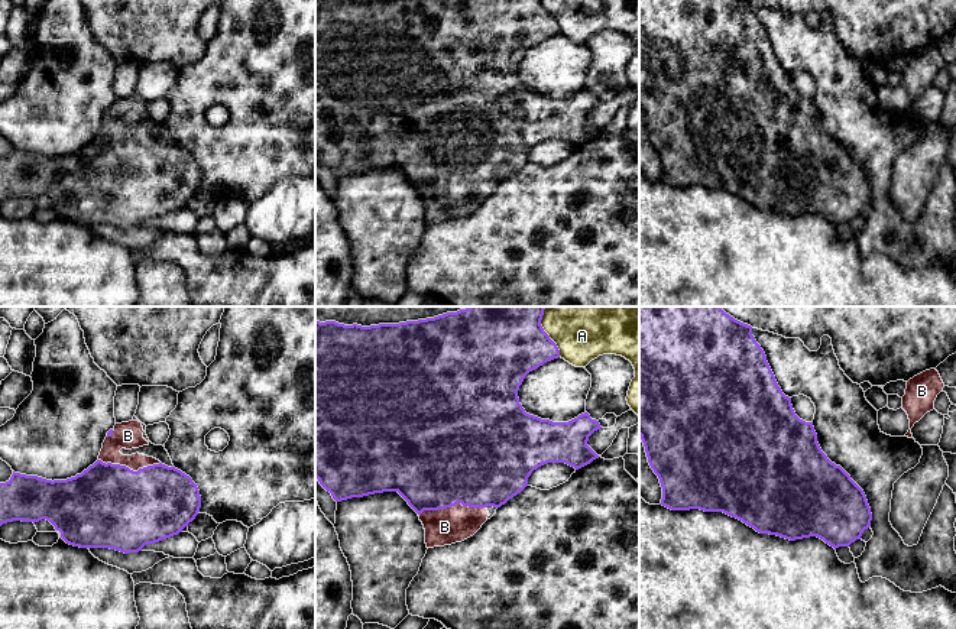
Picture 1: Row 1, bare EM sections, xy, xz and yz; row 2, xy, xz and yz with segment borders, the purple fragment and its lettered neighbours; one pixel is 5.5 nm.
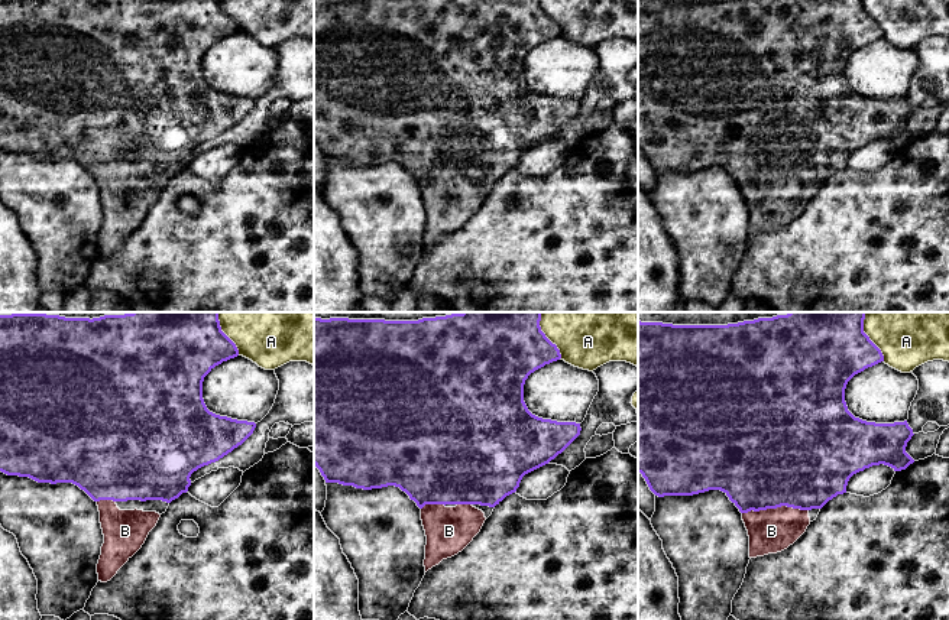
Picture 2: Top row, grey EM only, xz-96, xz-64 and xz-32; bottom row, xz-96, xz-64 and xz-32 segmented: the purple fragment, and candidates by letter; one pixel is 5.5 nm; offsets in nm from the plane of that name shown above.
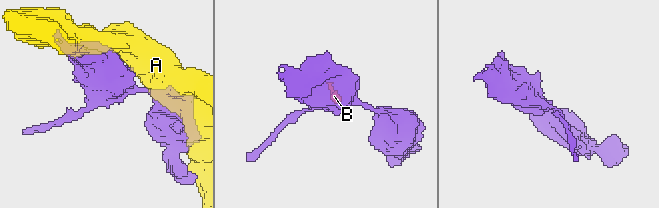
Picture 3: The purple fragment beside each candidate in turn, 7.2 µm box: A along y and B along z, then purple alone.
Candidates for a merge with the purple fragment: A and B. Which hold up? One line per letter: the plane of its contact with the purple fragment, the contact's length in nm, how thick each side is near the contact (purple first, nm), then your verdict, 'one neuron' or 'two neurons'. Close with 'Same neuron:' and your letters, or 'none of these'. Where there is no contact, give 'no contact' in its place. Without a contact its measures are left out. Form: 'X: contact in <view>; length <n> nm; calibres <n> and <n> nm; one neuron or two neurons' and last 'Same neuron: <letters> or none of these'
A: contact in xz; length 220 nm; calibres 320 and 220 nm; two neurons
B: contact in xz; length 380 nm; calibres 500 and 200 nm; one neuron
Same neuron: B

